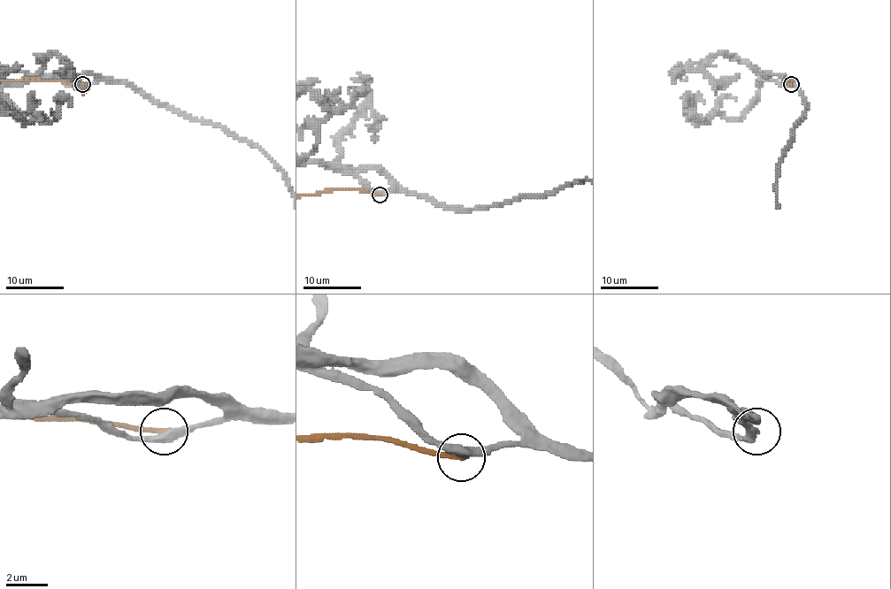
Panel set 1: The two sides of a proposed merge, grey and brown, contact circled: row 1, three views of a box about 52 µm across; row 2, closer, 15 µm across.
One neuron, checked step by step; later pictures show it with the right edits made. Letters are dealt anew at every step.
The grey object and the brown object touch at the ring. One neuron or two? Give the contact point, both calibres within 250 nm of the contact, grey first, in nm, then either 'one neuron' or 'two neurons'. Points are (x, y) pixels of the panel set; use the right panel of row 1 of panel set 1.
at (791, 84); 400 nm thick on the grey side, 240 nm on the other; two neurons

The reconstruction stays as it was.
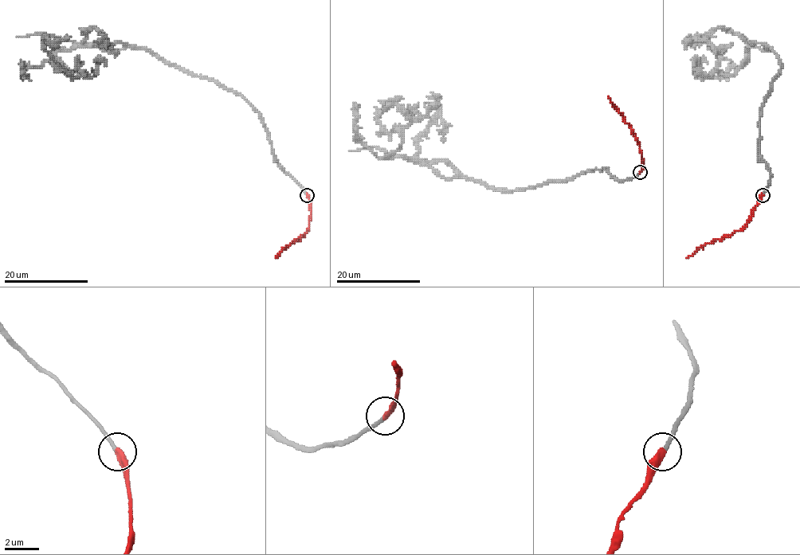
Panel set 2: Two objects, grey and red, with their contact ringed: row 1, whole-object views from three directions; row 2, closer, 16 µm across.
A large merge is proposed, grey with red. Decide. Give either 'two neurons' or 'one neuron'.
one neuron

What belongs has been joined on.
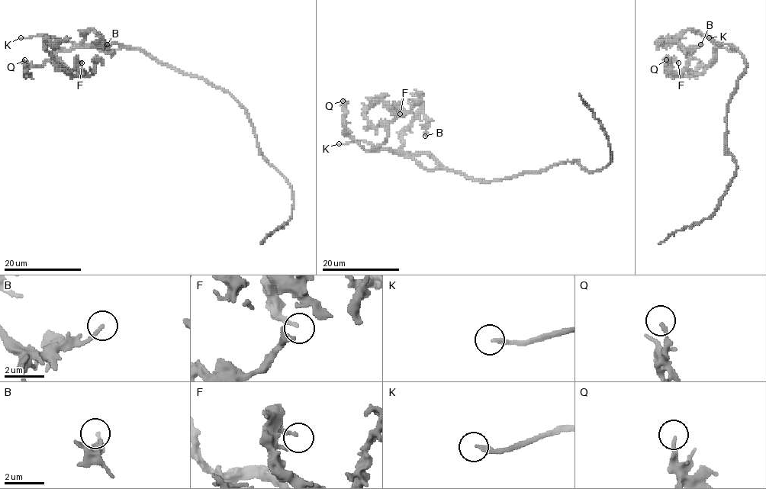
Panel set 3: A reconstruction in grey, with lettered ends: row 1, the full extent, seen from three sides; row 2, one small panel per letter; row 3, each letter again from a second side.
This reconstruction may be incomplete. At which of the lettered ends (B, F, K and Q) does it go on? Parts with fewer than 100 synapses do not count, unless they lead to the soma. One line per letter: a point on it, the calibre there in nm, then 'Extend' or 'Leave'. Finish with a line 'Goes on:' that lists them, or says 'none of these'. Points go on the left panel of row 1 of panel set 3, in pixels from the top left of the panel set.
B: Place: (107, 44). Thickness 200 nm. Leave
F: Place: (82, 62). Thickness 120 nm. Leave
K: Place: (20, 37). Thickness 180 nm. Extend
Q: Place: (24, 59). Thickness 140 nm. Leave
Goes on: K

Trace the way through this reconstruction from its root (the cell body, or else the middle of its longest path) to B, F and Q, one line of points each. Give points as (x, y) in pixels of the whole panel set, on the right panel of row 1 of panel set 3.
B: (741, 76), (745, 59), (735, 48), (716, 46), (692, 30), (677, 38), (688, 49), (700, 44)
F: (741, 76), (745, 59), (727, 44), (716, 47), (702, 73), (684, 70), (677, 75), (670, 63), (678, 62)
Q: (741, 76), (745, 59), (727, 44), (716, 47), (710, 65), (702, 65), (689, 74), (674, 74), (666, 59)

